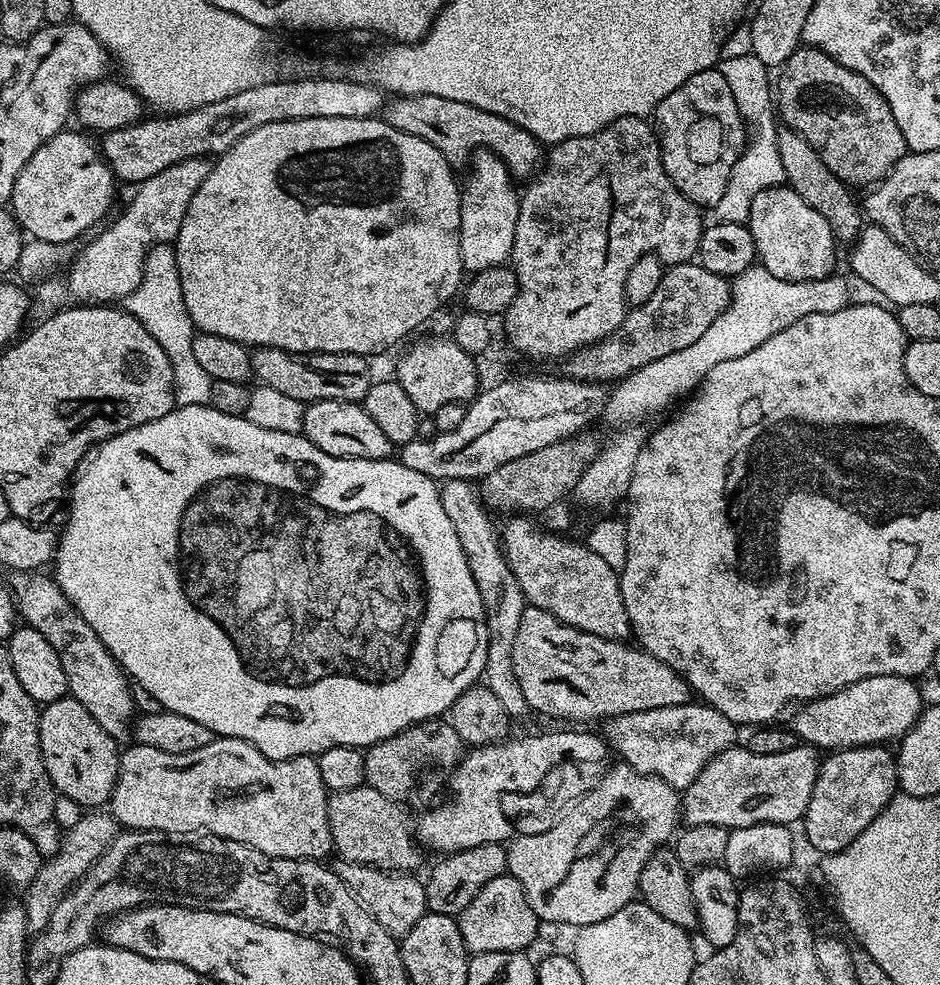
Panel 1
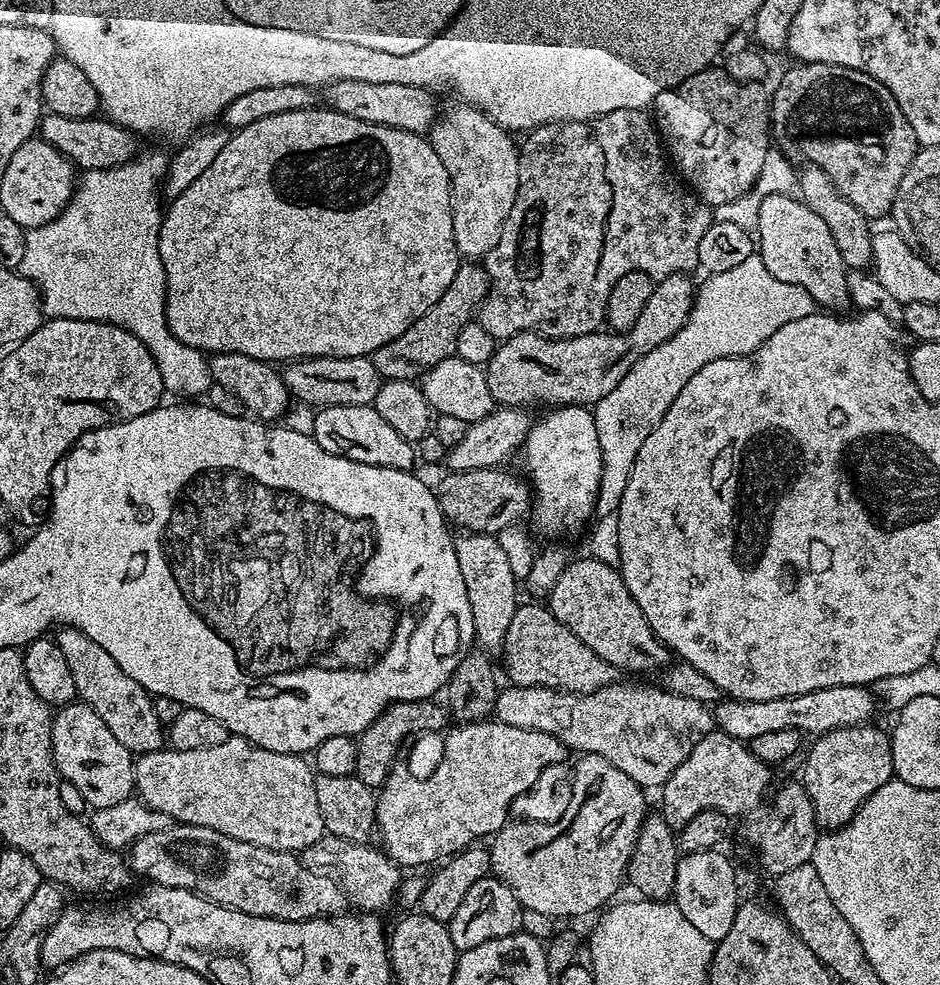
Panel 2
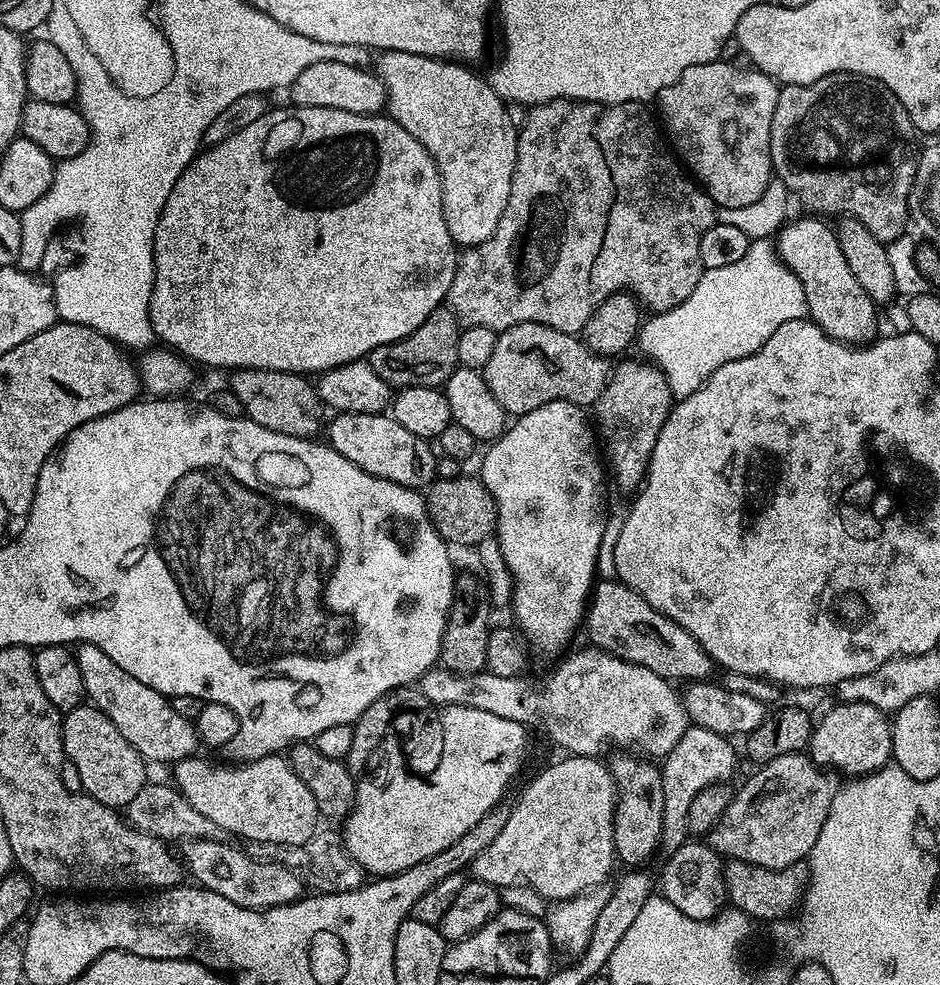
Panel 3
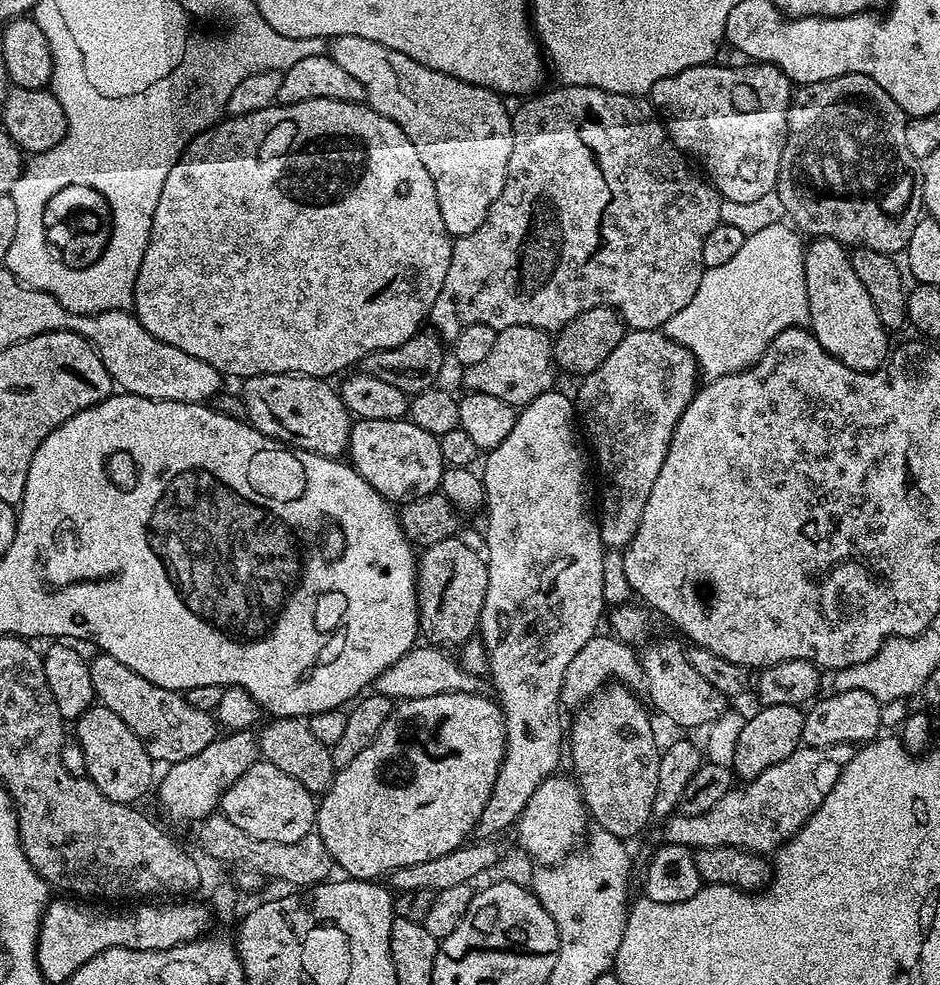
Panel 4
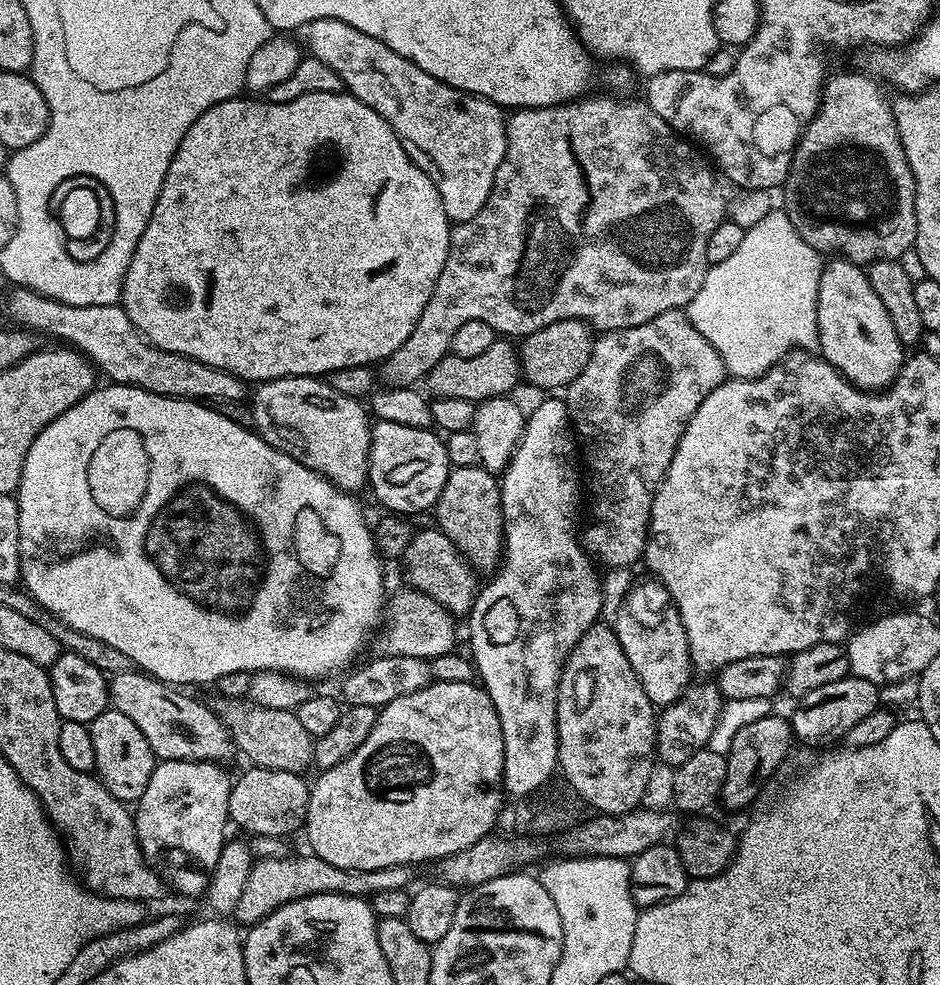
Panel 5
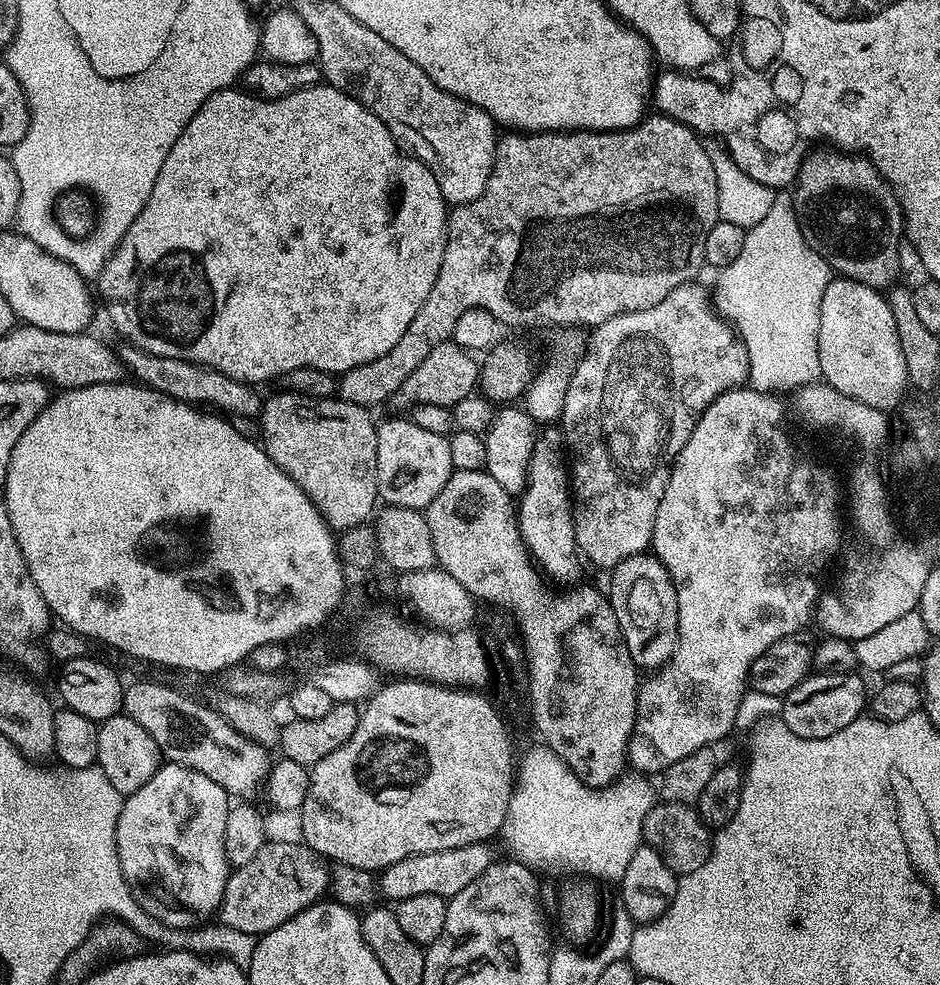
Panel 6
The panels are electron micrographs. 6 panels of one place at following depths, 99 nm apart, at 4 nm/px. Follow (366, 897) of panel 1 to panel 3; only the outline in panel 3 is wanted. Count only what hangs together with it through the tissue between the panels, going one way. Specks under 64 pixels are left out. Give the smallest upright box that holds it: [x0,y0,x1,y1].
[246,830,365,892]

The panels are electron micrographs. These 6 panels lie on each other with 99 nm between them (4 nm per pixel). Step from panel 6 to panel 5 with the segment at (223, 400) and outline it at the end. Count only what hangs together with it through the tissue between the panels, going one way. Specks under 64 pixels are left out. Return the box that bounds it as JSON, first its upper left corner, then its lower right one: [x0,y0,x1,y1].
[8,286,245,402]

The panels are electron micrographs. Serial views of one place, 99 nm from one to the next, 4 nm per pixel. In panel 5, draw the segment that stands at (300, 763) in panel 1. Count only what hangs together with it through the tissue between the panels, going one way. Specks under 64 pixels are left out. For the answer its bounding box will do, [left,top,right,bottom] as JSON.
[228,768,309,837]

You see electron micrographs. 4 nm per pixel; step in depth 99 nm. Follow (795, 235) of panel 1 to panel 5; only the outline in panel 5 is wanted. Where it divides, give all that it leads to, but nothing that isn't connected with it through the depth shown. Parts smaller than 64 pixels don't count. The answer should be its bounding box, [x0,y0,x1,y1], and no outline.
[817,258,906,388]

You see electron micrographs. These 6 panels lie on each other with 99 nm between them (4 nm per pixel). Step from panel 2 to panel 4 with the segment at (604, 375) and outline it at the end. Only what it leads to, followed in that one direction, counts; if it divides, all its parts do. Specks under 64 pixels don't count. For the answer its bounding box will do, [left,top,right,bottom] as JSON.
[463,326,558,410]

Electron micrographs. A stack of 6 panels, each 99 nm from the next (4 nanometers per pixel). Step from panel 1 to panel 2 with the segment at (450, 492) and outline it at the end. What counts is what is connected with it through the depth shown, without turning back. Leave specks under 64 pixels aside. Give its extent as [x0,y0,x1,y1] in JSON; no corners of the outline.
[455,532,519,651]

